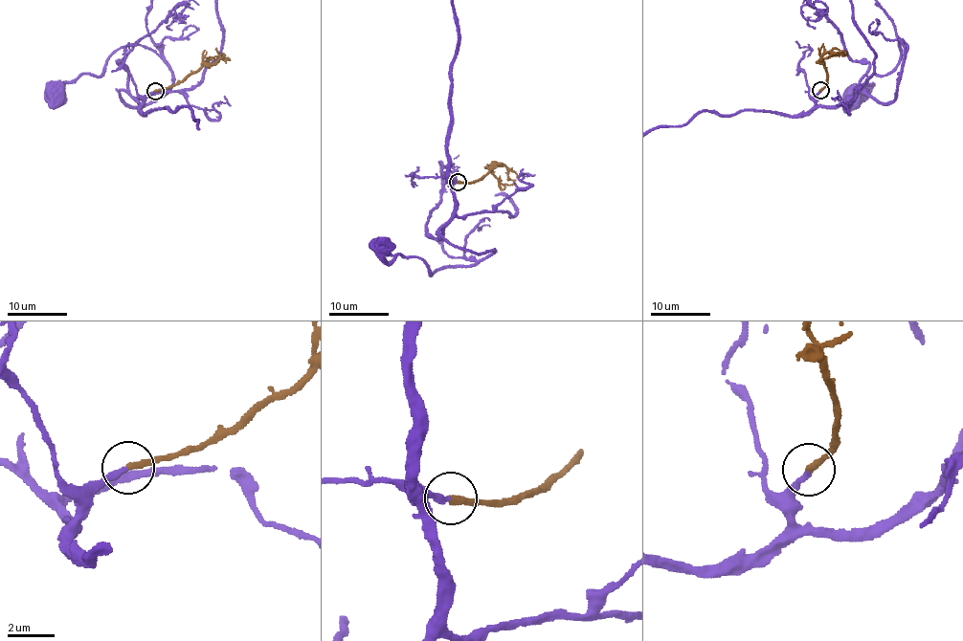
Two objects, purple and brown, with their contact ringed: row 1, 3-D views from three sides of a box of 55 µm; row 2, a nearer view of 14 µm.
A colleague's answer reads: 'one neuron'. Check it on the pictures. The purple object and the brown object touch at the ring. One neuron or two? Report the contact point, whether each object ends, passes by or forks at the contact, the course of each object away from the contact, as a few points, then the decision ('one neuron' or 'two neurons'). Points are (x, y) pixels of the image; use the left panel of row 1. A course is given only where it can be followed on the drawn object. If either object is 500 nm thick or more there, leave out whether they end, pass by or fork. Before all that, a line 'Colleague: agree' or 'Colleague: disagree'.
Colleague: agree
place (155, 91); purple ends; brown ends; course purple (155, 91), (139, 107), (120, 91), (150, 104), (172, 82), (152, 50), (128, 45), (55, 94); course brown (155, 91), (172, 87), (224, 55), (217, 62); one neuron

